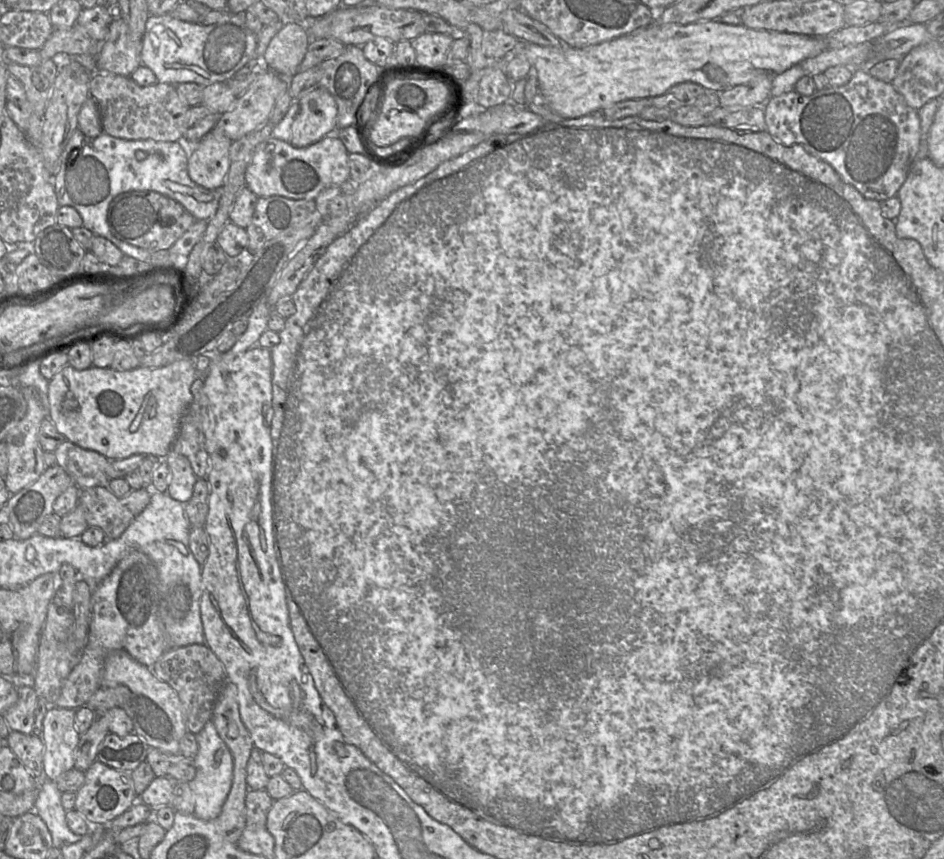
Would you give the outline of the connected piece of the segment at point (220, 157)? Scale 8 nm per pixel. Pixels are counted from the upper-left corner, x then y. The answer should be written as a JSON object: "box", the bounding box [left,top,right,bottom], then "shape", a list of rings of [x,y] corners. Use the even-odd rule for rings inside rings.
{"box":[188,128,232,190],"shape":[[[214,128],[196,144],[189,145],[188,174],[192,181],[206,189],[213,190],[224,185],[230,166],[232,141]]]}

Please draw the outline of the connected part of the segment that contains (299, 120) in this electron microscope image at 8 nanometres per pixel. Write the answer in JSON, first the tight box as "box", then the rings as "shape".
{"box":[291,86,337,148],"shape":[[[315,86],[313,89],[294,100],[299,104],[299,110],[292,122],[291,144],[298,148],[310,146],[328,133],[336,130],[337,104],[333,96],[323,87]]]}

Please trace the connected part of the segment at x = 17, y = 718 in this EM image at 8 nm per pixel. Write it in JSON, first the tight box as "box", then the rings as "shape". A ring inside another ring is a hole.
{"box":[3,684,38,734],"shape":[[[31,684],[20,685],[17,690],[17,702],[3,714],[3,717],[11,731],[31,734],[38,696]]]}

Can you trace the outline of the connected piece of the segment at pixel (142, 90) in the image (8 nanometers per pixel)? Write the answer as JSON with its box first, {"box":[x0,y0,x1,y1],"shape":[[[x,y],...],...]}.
{"box":[89,72,190,141],"shape":[[[95,72],[89,94],[99,106],[104,133],[125,140],[183,141],[190,107],[178,95],[176,85],[139,86],[130,76]]]}

